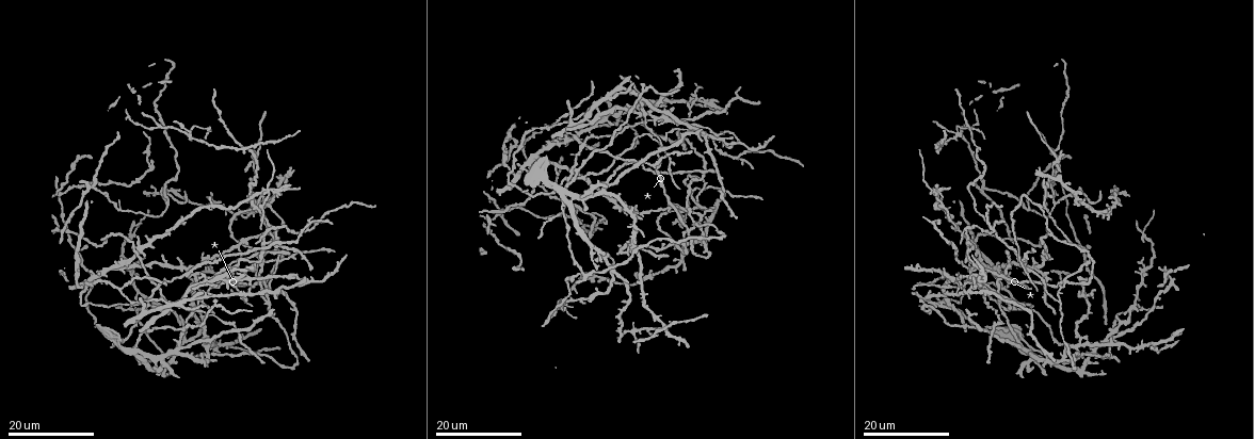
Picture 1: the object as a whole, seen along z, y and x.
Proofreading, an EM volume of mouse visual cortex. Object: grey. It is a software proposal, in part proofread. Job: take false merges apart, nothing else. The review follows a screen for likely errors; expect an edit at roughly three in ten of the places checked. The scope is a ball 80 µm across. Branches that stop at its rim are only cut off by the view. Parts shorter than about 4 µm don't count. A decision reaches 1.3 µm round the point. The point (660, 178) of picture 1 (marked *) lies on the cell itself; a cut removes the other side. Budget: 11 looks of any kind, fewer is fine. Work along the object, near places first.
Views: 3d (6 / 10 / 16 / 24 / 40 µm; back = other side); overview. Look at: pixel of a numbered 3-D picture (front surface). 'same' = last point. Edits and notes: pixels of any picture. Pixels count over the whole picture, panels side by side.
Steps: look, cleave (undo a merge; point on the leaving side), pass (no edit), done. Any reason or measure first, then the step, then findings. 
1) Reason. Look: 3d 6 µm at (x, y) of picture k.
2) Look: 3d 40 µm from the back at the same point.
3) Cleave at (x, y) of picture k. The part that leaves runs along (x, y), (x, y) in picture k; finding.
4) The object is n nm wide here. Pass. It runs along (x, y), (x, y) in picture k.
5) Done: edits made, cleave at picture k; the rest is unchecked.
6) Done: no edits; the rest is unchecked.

Four arms meet. Look: 3d 24 µm at (158, 287) of picture 1.

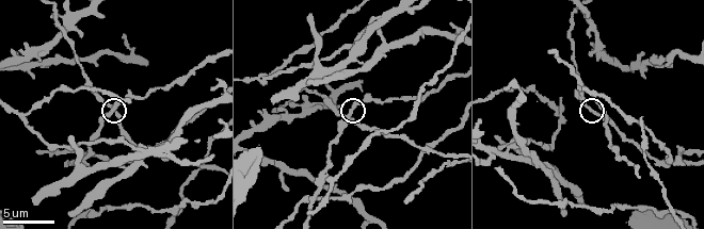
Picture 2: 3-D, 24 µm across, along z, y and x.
Look: 3d 10 µm at (112, 114) of picture 2.

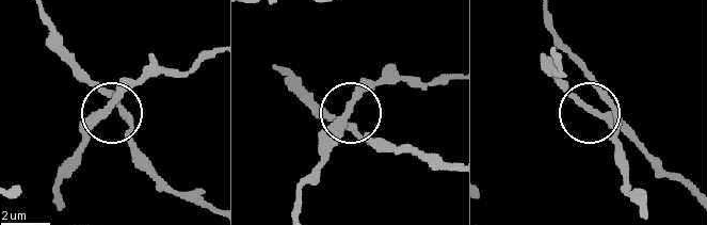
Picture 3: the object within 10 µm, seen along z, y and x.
4 arms meet here. Pass. It runs along (543, 13), (596, 86), (590, 109), (645, 151) in picture 3; continuous, no second cell.

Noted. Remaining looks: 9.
Side arm on a straight run. Look: 3d 24 µm at (223, 270) of picture 1.

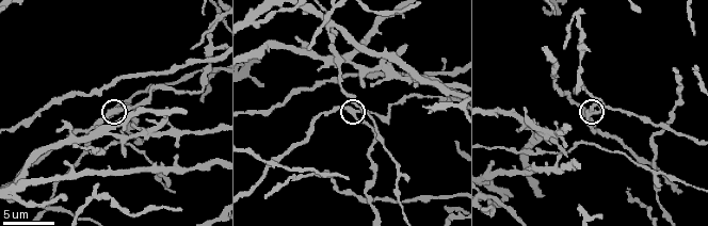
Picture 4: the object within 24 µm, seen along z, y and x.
Look: 3d 10 µm at (115, 108) of picture 4.

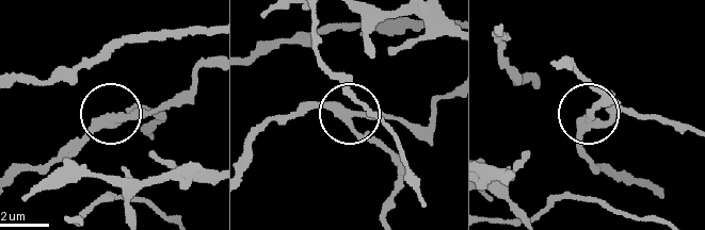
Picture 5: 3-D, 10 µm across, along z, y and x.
The object is 280 nm wide here. Pass. It runs along (686, 129), (621, 111), (601, 122), (589, 116), (601, 104) in picture 5; all the same cell.

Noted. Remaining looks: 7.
Side arm on a straight run. Look: 3d 16 µm at (166, 203) of picture 1.

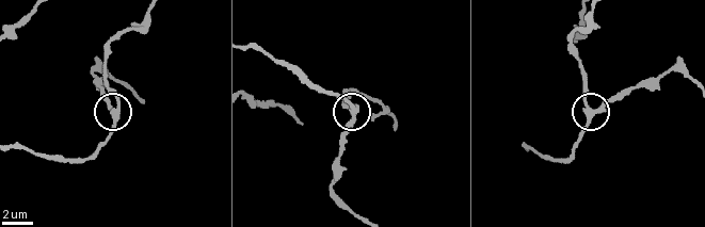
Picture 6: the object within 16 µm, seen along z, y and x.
Look: 3d 6 µm at (114, 112) of picture 6.

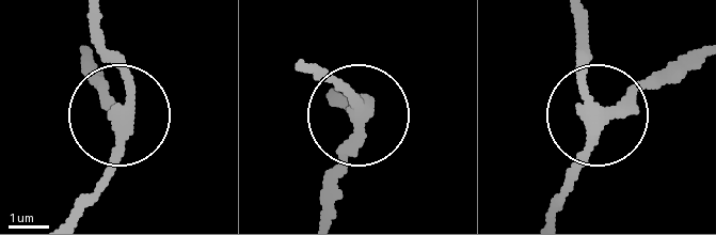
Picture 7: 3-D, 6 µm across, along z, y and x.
3 arms meet here. Pass. One cell here.

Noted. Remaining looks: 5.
Four arms meet. Look: 3d 16 µm at (149, 171) of picture 1.

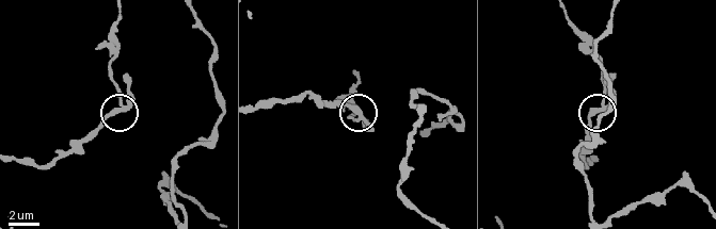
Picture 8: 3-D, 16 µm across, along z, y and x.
Look: 3d 6 µm at (359, 115) of picture 8.

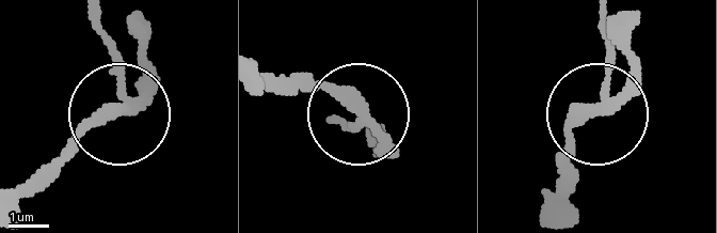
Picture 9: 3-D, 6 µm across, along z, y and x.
The object is 230 nm wide here. Cleave at (109, 47) of picture 9. A second cell is stuck on.

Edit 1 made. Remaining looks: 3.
Look: overview.

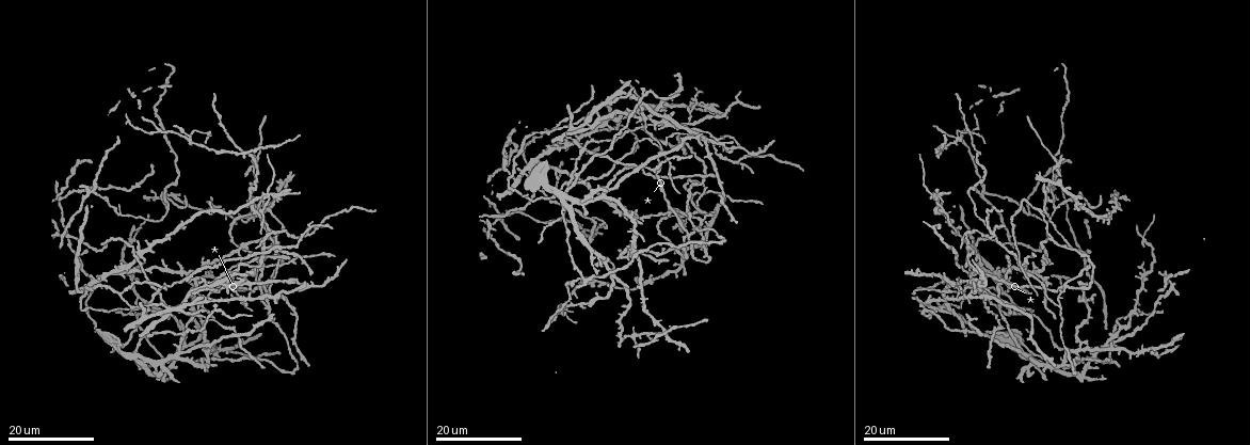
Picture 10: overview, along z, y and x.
Three arms meet. Look: 3d 24 µm at (703, 219) of picture 10.

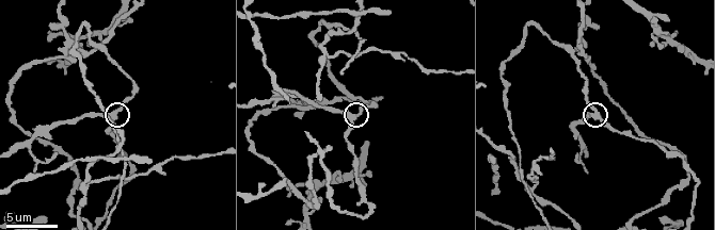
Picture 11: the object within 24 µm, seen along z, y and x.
Look: 3d 10 µm at (113, 113) of picture 11.

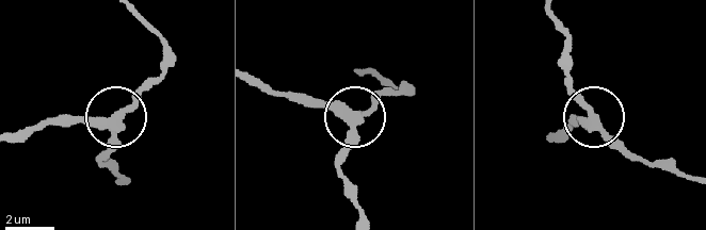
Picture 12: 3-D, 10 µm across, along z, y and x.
3 arms meet here. Pass. Continuous, no second cell.

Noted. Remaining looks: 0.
Done: edits made, cleave at picture 9; the rest is unchecked.

